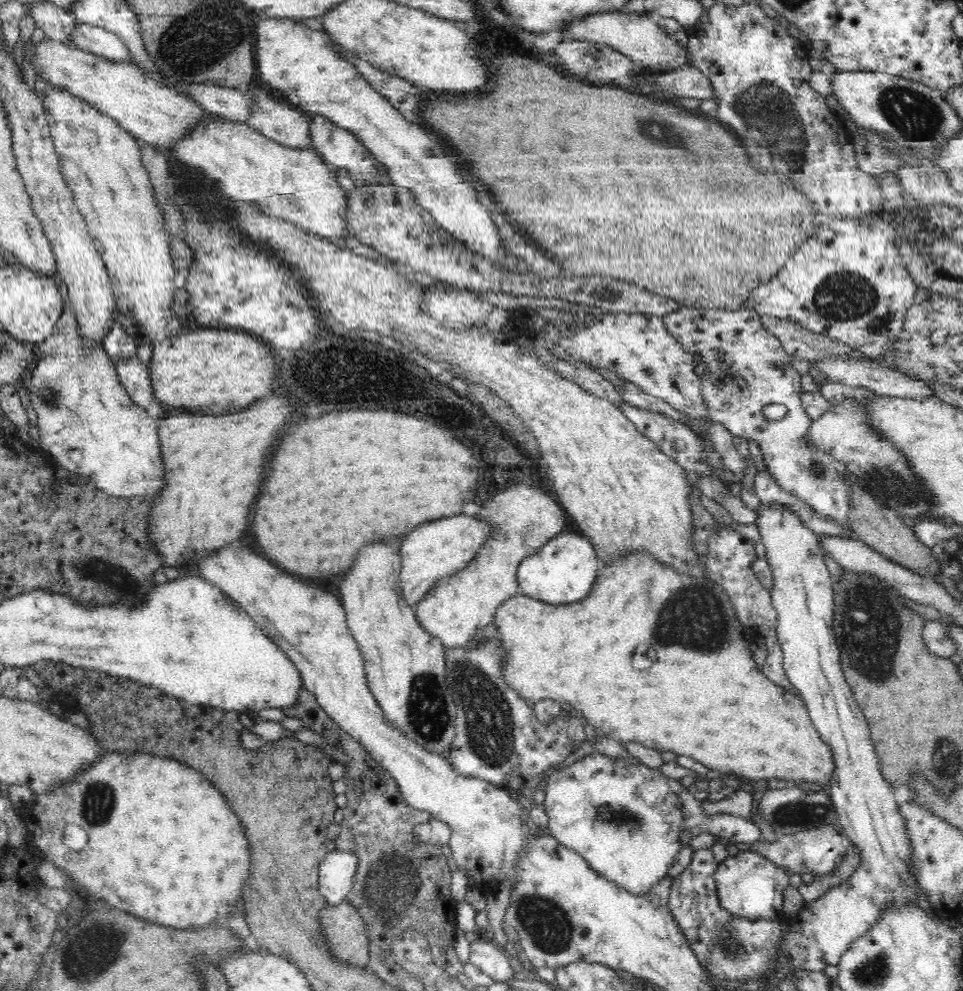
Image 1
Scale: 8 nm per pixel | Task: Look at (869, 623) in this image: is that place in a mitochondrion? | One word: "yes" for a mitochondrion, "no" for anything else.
yes

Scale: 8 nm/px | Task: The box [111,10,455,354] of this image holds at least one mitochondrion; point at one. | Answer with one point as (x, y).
(177, 62)

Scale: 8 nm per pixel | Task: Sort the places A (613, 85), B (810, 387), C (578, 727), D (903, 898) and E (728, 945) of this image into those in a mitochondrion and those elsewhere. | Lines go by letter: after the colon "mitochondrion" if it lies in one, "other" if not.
A: other
B: other
C: other
D: other
E: mitochondrion

